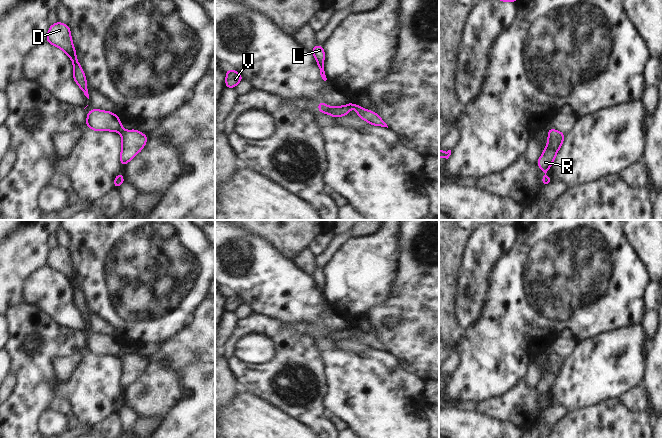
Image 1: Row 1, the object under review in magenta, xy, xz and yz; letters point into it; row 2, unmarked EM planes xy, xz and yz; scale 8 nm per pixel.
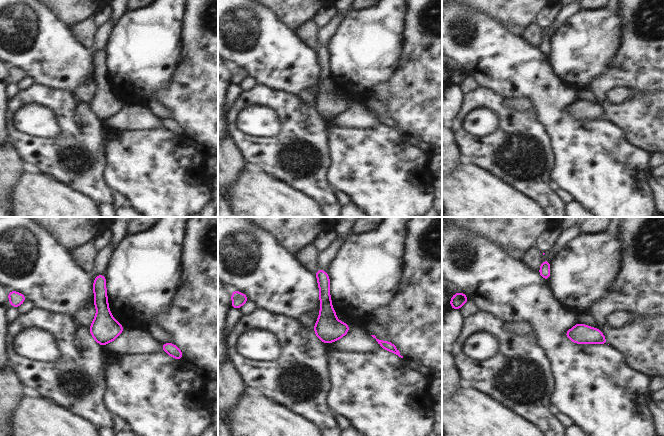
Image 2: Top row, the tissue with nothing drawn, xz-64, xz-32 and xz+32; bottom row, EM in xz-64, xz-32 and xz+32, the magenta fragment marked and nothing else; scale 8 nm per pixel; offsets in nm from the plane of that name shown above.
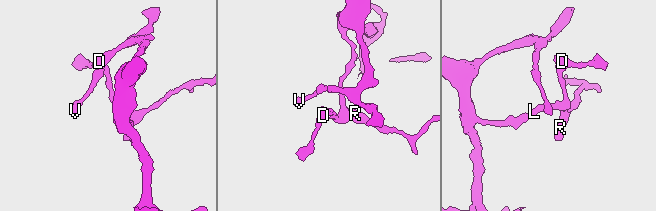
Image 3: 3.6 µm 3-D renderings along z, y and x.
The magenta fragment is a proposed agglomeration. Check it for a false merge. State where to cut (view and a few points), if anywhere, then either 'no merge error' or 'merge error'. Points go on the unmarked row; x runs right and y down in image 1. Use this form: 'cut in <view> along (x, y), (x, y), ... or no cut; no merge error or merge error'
no cut; no merge error

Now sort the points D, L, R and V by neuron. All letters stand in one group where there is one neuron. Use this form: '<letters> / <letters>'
D L R V

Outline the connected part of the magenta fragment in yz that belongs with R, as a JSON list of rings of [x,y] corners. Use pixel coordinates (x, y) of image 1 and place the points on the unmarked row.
[[[547,353],[548,366],[546,372],[543,374],[541,381],[537,385],[539,392],[545,397],[549,395],[551,388],[553,387],[558,374],[560,373],[565,358],[555,353]]]

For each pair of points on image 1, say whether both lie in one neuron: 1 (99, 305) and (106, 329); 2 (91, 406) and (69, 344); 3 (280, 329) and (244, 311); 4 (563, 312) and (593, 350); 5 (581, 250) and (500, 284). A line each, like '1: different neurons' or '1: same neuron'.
1: different neurons
2: different neurons
3: different neurons
4: different neurons
5: same neuron

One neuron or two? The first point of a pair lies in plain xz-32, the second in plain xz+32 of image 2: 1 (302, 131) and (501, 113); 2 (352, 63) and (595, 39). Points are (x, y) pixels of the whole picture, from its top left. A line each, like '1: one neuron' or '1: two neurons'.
1: one neuron
2: one neuron

